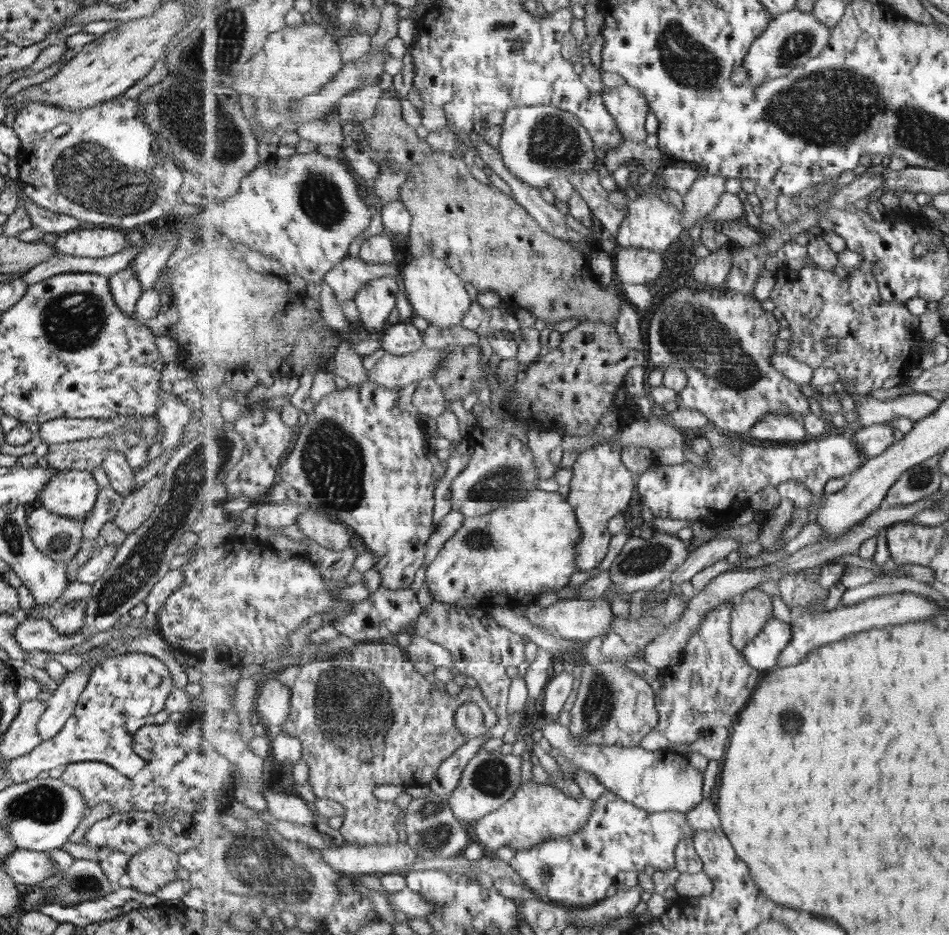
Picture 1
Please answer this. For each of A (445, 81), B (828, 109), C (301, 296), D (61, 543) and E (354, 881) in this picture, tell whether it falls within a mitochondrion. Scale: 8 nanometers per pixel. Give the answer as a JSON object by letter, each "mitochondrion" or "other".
{"A":"other","B":"mitochondrion","C":"other","D":"mitochondrion","E":"other"}

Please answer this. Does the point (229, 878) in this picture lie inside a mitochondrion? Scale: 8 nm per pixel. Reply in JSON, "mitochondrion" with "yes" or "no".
{"mitochondrion":"yes"}

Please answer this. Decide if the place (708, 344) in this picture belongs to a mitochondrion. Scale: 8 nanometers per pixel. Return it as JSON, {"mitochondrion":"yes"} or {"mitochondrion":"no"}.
{"mitochondrion":"yes"}

